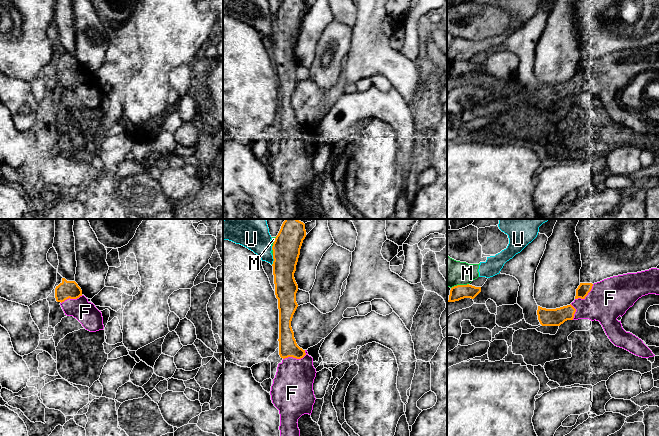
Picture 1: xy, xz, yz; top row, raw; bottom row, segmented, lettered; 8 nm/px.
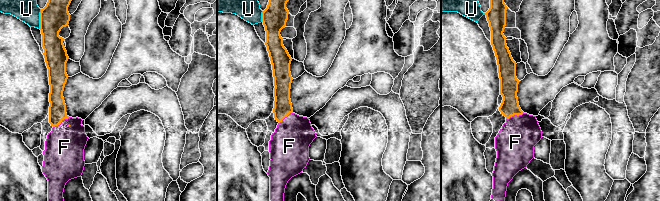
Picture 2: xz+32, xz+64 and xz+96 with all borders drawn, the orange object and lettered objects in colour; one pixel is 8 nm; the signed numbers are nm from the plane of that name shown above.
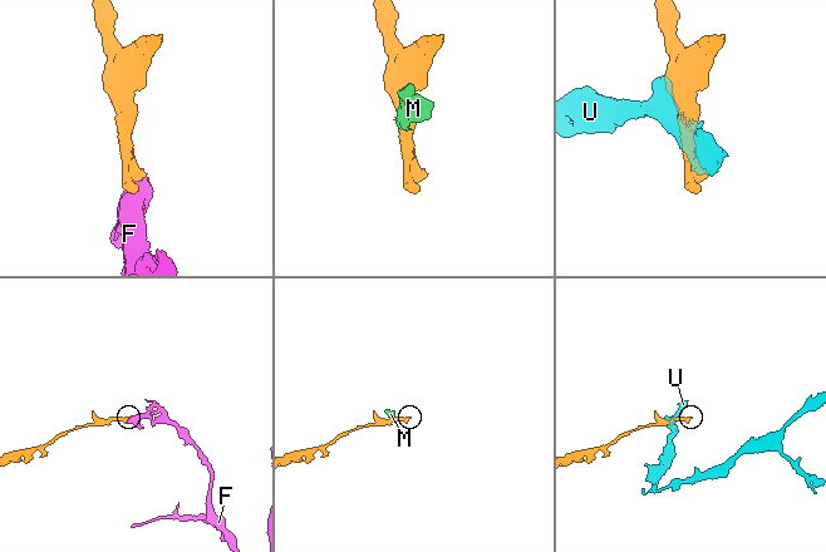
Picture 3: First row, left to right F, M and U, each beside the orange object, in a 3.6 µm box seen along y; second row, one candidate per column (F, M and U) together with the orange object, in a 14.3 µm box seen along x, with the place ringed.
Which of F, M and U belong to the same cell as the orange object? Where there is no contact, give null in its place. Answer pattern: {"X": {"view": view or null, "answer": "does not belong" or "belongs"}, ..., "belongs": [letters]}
{"F": {"view": "xz", "answer": "belongs"}, "M": {"view": "yz", "answer": "does not belong"}, "U": {"view": "xz", "answer": "does not belong"}, "belongs": ["F"]}

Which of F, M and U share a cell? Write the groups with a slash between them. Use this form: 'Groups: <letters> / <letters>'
Groups: F / M U

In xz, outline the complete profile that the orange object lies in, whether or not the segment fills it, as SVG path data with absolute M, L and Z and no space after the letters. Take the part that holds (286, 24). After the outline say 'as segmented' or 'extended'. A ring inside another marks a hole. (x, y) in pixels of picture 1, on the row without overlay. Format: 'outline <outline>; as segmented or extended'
outline M282 0L272 22L279 85L279 131L283 136L278 140L270 171L280 190L280 219L298 219L298 195L304 190L311 191L316 176L313 159L317 148L313 134L297 121L291 103L298 83L294 49L305 13L305 0Z; extended

